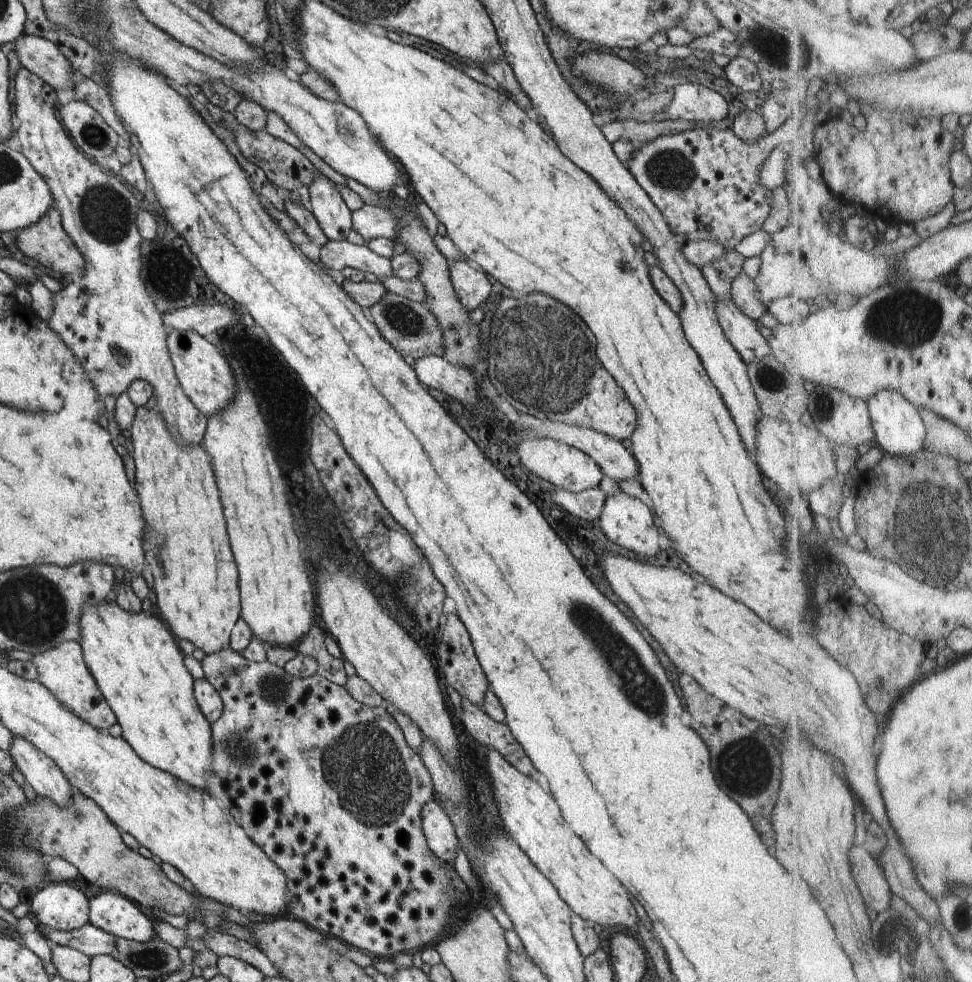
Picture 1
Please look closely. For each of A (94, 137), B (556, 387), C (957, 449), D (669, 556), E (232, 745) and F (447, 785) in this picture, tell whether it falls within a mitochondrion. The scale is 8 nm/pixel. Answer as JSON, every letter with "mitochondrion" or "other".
{"A":"mitochondrion","B":"mitochondrion","C":"other","D":"other","E":"mitochondrion","F":"other"}

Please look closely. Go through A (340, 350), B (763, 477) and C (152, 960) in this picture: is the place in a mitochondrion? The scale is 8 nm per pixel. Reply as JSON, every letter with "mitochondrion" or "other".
{"A":"other","B":"other","C":"mitochondrion"}

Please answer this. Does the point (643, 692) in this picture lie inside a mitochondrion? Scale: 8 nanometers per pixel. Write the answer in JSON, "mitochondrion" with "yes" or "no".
{"mitochondrion":"yes"}

